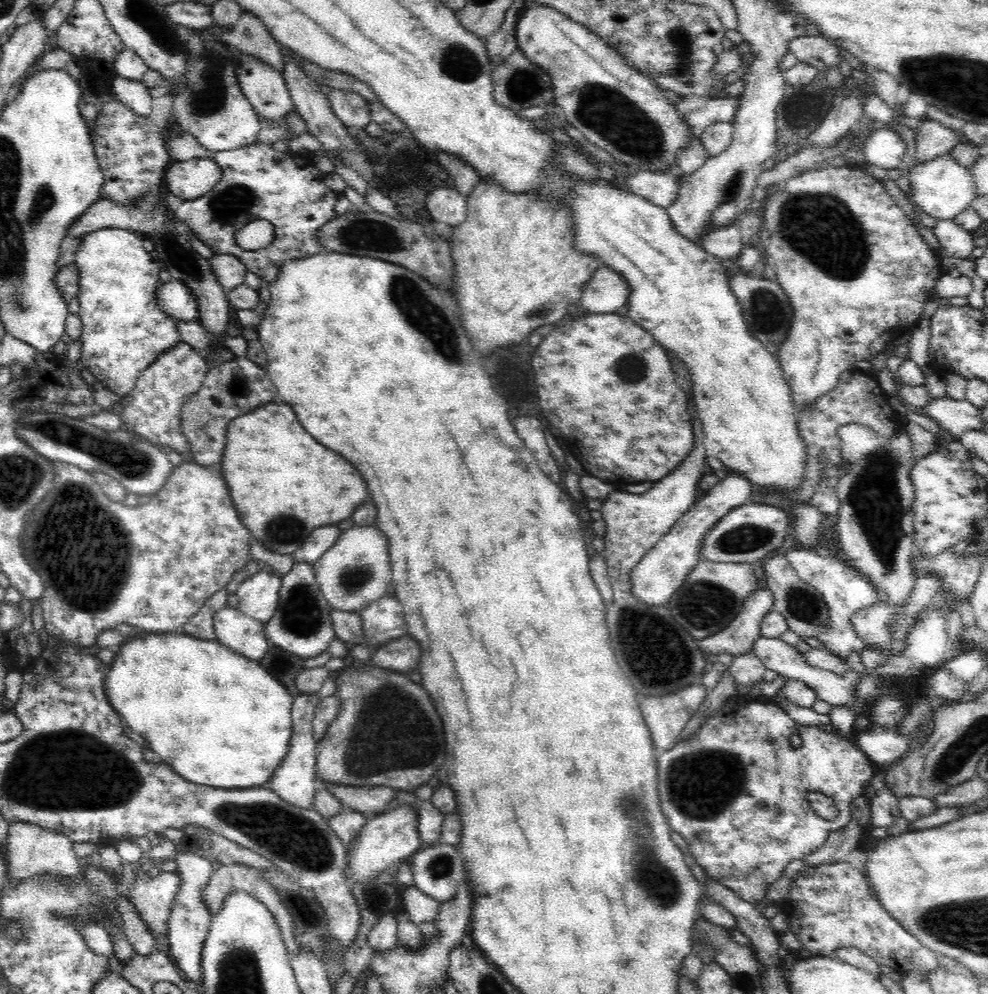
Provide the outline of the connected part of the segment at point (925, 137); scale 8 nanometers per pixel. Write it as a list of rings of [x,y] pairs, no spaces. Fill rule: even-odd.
[[[926,119],[916,127],[916,153],[913,165],[949,155],[961,143],[960,134],[942,124]]]

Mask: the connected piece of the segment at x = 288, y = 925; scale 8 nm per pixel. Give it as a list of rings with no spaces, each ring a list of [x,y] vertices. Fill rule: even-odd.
[[[230,864],[230,866],[220,865],[218,869],[214,870],[214,874],[210,876],[210,882],[206,884],[206,888],[202,888],[204,903],[208,905],[208,911],[212,913],[212,916],[222,908],[223,902],[226,900],[228,894],[238,889],[244,889],[244,891],[254,895],[254,897],[258,897],[258,900],[266,905],[266,908],[274,915],[278,927],[280,927],[282,940],[286,945],[286,949],[288,949],[289,956],[291,956],[292,953],[296,953],[302,946],[294,939],[294,920],[292,920],[292,916],[290,916],[288,905],[280,901],[280,892],[270,883],[264,881],[262,877],[259,877],[258,873],[250,869],[249,866],[244,866],[243,864]]]

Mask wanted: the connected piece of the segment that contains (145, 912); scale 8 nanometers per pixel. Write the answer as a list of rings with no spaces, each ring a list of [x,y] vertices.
[[[140,867],[135,873],[133,888],[126,897],[134,903],[142,921],[148,925],[154,939],[168,932],[168,919],[173,898],[180,890],[181,878],[178,873],[161,871],[150,877]]]

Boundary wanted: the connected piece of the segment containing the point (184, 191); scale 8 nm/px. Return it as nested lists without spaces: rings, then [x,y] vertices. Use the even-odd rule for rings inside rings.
[[[211,158],[172,163],[166,170],[164,190],[184,201],[210,192],[222,178],[222,167]]]

